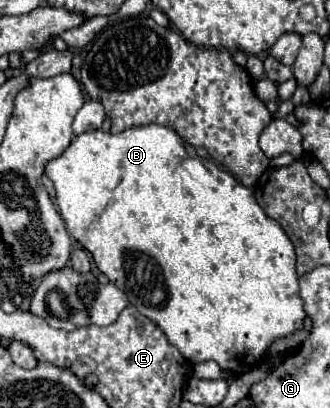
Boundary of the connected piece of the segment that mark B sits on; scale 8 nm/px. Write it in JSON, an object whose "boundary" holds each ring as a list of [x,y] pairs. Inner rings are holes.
{"boundary":[[[147,124],[147,126],[133,126],[127,128],[119,134],[103,132],[103,130],[89,130],[71,140],[67,150],[57,156],[55,160],[45,164],[45,174],[51,178],[55,192],[57,192],[57,206],[61,212],[61,218],[67,224],[67,232],[83,244],[91,254],[97,264],[97,268],[113,282],[117,288],[121,288],[129,302],[149,320],[153,320],[167,336],[167,340],[181,350],[181,354],[191,362],[205,362],[205,360],[215,360],[221,368],[231,370],[233,374],[241,376],[243,372],[249,372],[253,364],[257,364],[269,344],[275,338],[289,336],[297,328],[301,328],[305,320],[303,312],[303,300],[299,296],[299,284],[297,284],[297,272],[295,272],[295,250],[291,240],[285,236],[283,228],[265,216],[263,208],[257,204],[253,192],[239,184],[229,172],[221,170],[215,162],[199,158],[195,148],[191,144],[185,144],[177,132],[169,126],[159,126],[159,124]]]}

